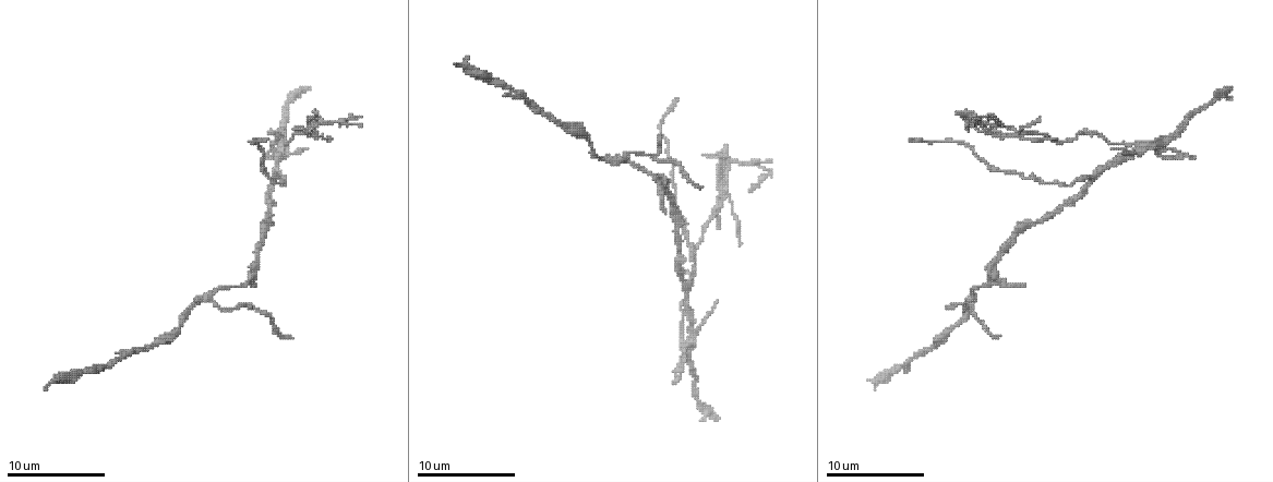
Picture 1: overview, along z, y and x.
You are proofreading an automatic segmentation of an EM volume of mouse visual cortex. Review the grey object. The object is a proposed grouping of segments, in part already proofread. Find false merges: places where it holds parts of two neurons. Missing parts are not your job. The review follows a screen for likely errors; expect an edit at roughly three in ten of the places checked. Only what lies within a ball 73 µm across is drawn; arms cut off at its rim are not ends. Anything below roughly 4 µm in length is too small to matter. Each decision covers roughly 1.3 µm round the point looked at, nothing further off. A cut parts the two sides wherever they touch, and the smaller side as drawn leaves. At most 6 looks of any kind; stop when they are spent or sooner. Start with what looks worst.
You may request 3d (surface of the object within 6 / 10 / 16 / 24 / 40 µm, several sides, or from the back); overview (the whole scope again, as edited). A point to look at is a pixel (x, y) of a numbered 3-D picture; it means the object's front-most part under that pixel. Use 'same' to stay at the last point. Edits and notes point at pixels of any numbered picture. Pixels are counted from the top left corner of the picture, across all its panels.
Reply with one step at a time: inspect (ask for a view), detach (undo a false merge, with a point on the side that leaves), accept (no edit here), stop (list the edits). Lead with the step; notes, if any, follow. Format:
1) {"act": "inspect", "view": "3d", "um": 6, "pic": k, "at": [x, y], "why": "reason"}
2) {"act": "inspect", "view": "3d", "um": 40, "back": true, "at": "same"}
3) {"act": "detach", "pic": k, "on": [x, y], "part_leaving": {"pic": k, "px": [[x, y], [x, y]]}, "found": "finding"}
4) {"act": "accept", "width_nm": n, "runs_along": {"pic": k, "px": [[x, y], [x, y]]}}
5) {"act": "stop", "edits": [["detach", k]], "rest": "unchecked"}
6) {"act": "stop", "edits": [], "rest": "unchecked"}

{"act": "inspect", "view": "3d", "um": 16, "pic": 1, "at": [212, 300], "why": "four arms meet"}

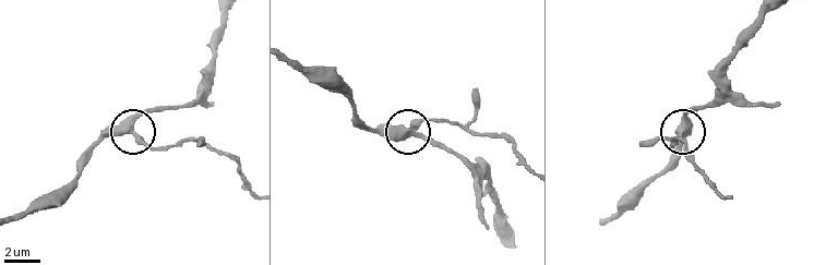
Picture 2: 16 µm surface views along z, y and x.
{"act": "inspect", "view": "3d", "um": 16, "back": true, "pic": 2, "at": [681, 134], "why": "other side"}

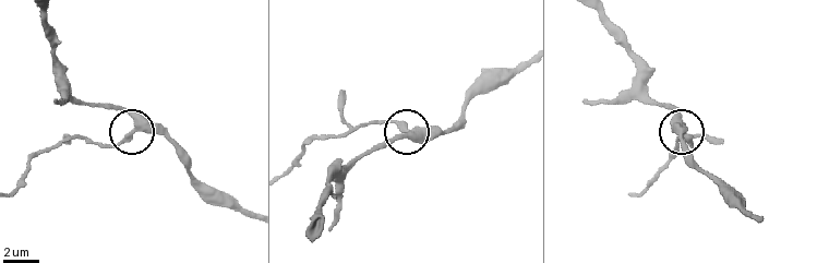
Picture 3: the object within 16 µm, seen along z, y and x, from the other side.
{"act": "accept", "width_nm": 400, "runs_along": {"pic": 3, "px": [[310, 230], [348, 164], [408, 138], [372, 120]]}, "found": "one neuron here"}

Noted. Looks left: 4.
{"act": "inspect", "view": "3d", "um": 16, "pic": 1, "at": [1158, 148], "why": "four or more arms meet"}

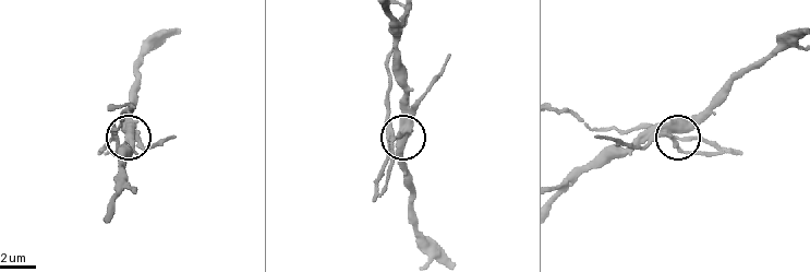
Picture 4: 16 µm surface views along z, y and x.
{"act": "detach", "pic": 4, "on": [677, 145], "found": "two neurons meet here"}

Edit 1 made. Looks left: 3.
{"act": "inspect", "view": "3d", "um": 10, "pic": 1, "at": [687, 282], "why": "a fork"}

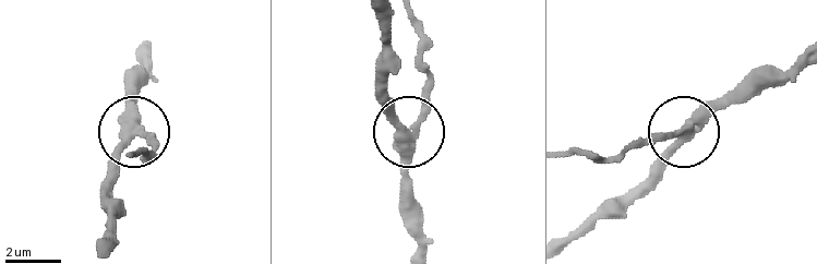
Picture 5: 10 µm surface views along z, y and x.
{"act": "inspect", "view": "3d", "um": 10, "back": true, "pic": 5, "at": [678, 130]}

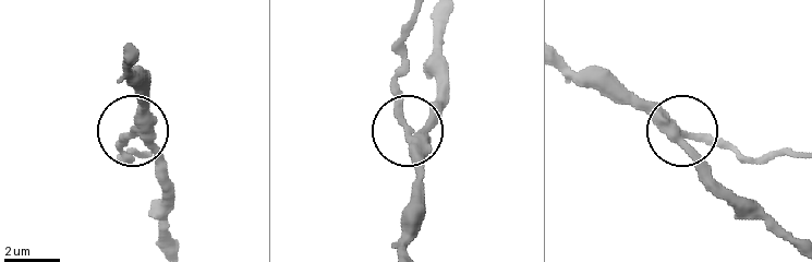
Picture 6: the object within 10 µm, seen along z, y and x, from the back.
{"act": "detach", "pic": 6, "on": [120, 144], "part_leaving": {"pic": 6, "px": [[408, 133], [396, 72], [412, 16]]}, "found": "two neurons meet here"}

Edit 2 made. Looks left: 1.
{"act": "stop", "edits": [["detach", 4], ["detach", 6]], "rest": "unchecked"}

